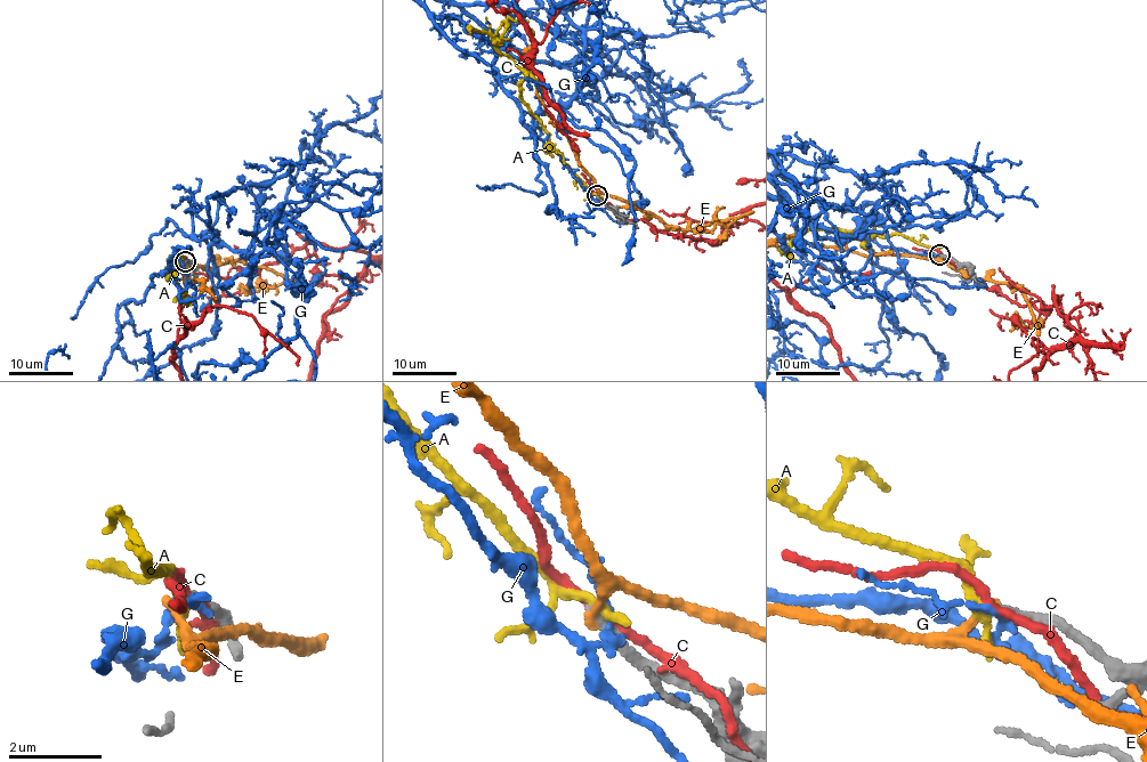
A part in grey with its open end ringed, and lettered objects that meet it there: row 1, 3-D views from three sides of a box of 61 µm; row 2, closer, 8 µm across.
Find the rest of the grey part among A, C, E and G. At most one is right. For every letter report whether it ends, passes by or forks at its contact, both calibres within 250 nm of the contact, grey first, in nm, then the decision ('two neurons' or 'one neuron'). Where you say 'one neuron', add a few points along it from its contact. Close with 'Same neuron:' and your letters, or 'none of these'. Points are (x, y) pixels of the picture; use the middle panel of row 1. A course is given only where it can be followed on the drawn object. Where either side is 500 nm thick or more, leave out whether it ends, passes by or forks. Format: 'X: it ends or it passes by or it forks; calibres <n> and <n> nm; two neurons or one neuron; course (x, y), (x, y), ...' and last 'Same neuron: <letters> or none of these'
A: it passes by; calibres 220 and 190 nm; two neurons
C: it passes by; calibres 280 and 170 nm; two neurons
E: it passes by; calibres 240 and 140 nm; two neurons
G: it passes by; calibres 240 and 160 nm; two neurons
Same neuron: none of these

